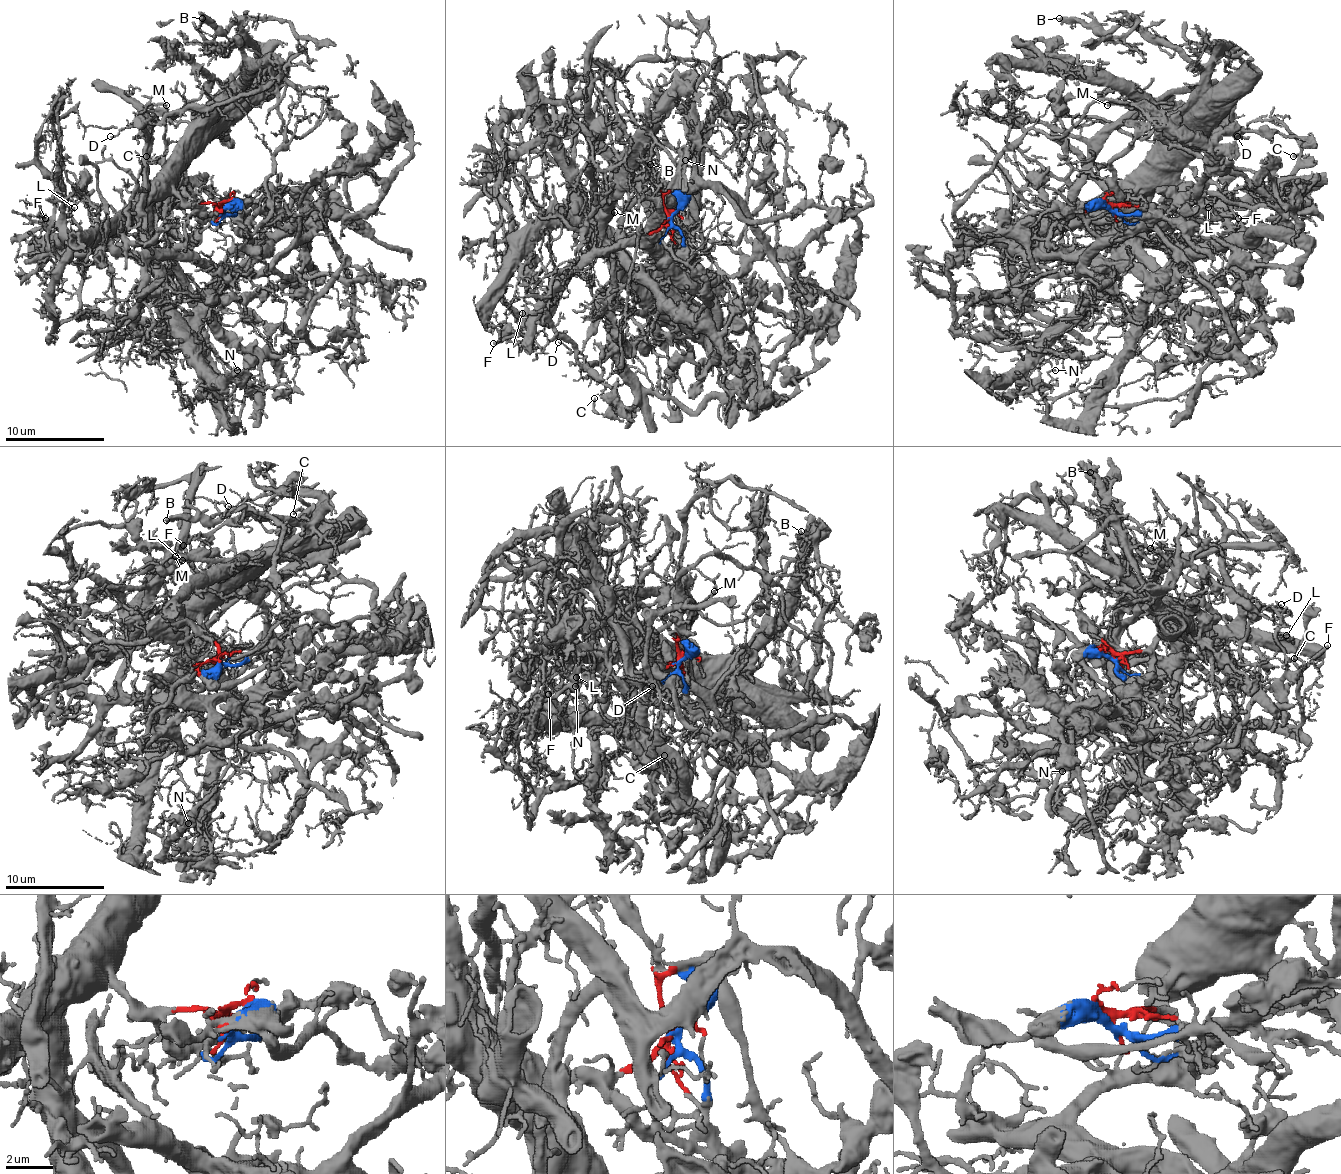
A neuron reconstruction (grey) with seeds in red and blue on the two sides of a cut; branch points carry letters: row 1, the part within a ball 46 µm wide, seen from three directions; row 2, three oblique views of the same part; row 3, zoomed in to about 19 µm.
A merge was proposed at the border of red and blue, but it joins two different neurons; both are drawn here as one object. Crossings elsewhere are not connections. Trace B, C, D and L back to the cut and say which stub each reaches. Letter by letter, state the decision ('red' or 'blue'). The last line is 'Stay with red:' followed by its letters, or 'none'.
B: red
C: red
D: red
L: red
Stay with red: B, C, D, L

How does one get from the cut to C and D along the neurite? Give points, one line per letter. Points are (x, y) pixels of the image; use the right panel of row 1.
C: (1113, 214), (1115, 204), (1130, 202), (1140, 189), (1265, 197), (1309, 157), (1292, 157)
D: (1113, 214), (1140, 189), (1260, 199), (1297, 162), (1300, 139), (1282, 122), (1252, 120), (1237, 137)

